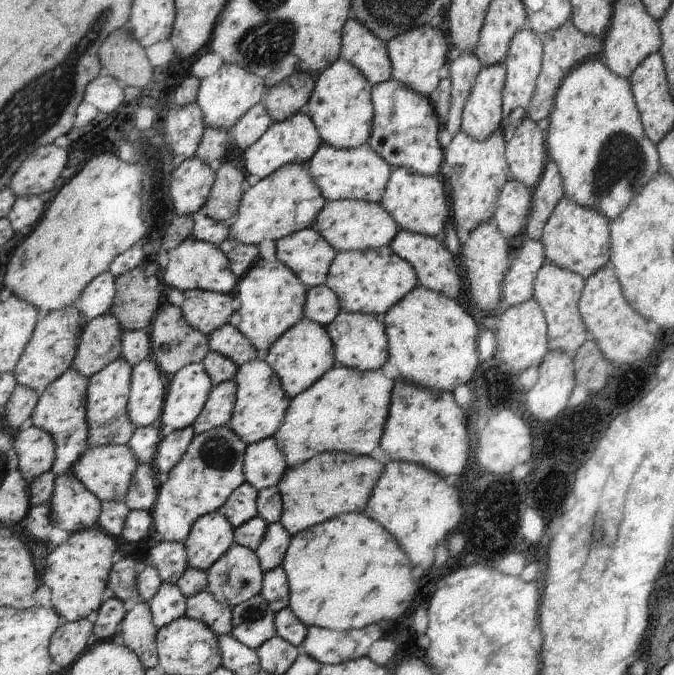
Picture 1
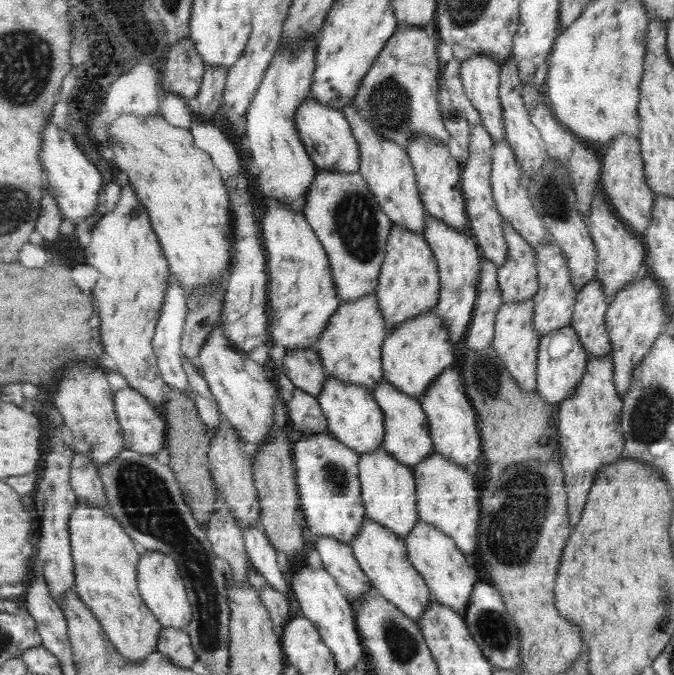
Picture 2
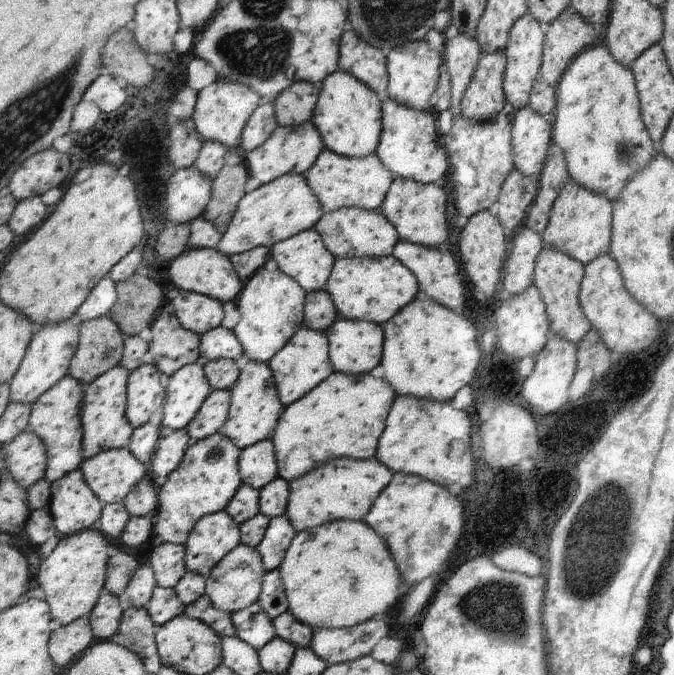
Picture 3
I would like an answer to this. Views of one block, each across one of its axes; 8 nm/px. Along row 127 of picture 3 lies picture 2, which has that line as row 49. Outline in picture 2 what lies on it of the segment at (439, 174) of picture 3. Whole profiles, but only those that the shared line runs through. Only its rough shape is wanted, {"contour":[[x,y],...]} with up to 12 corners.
{"contour":[[398,26],[354,100],[379,136],[453,140],[437,28]]}

